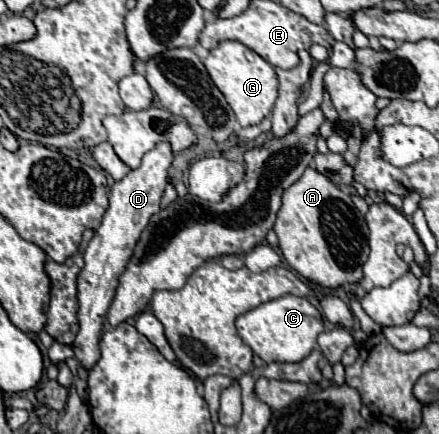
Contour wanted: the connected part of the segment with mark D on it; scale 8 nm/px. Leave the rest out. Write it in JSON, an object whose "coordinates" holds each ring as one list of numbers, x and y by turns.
{"coordinates":[[158,142,154,150,146,152,142,158,142,164,136,170,130,170,122,180,114,182,110,188,110,206,102,218,100,228,96,230,94,238,90,240,86,252,84,252,84,268,78,274,78,322,80,332,74,340,74,354,78,362,84,368,92,368,96,360,100,358,98,340,104,328,104,316,106,310,114,298,114,290,118,286,118,278,122,270,126,270,126,262,130,260,130,254,134,254,134,246,138,244,138,238,142,230,148,226,150,218,160,210,160,198,166,188,168,168,174,162,174,154,170,150,170,142]]}

